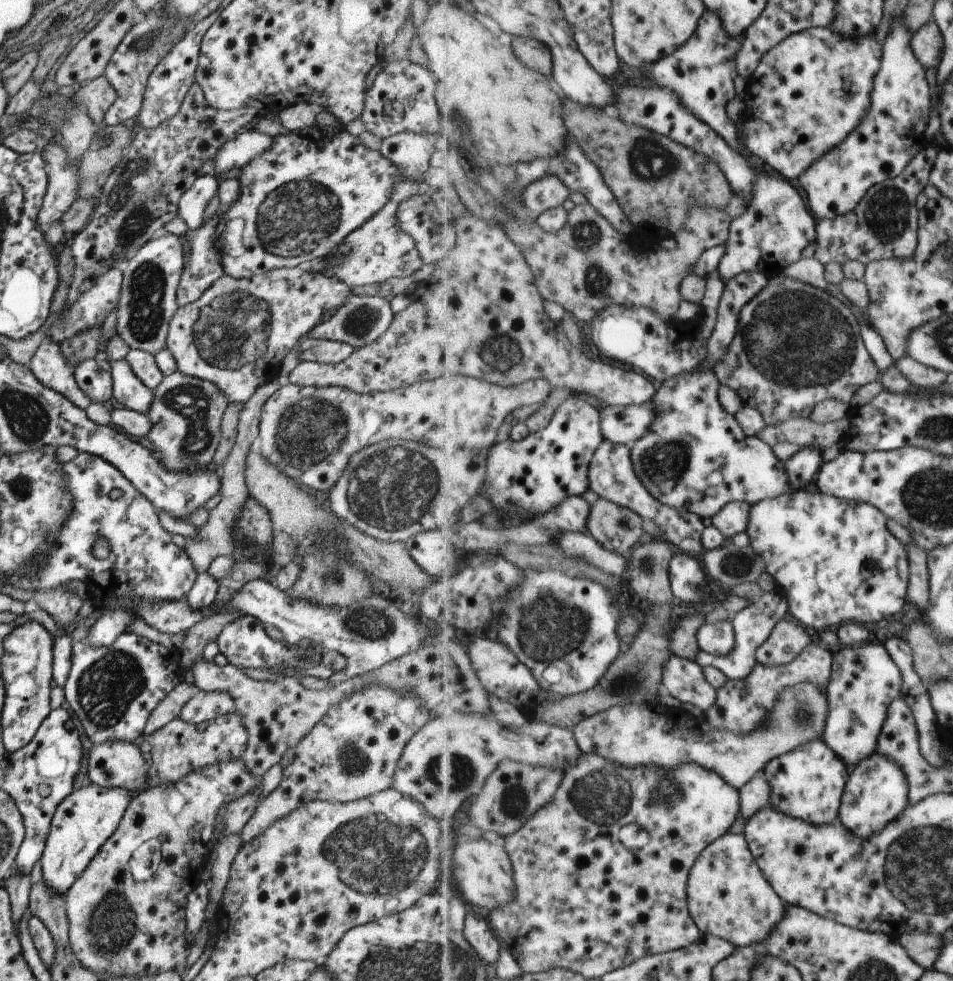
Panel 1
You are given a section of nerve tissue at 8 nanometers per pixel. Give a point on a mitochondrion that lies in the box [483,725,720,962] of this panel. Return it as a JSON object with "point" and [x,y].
{"point":[602,796]}

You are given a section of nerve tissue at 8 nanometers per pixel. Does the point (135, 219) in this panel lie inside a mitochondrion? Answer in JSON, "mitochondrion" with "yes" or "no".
{"mitochondrion":"yes"}

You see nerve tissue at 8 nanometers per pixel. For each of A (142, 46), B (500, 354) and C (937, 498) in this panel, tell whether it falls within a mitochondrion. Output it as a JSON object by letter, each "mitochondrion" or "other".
{"A":"mitochondrion","B":"mitochondrion","C":"mitochondrion"}

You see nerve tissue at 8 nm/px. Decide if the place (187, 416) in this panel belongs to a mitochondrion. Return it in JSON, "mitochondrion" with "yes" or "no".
{"mitochondrion":"yes"}

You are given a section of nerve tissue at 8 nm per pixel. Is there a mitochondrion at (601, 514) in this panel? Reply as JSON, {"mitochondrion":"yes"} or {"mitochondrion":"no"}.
{"mitochondrion":"yes"}

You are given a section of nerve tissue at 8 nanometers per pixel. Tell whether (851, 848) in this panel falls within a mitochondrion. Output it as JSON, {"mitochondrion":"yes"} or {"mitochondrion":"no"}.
{"mitochondrion":"no"}

